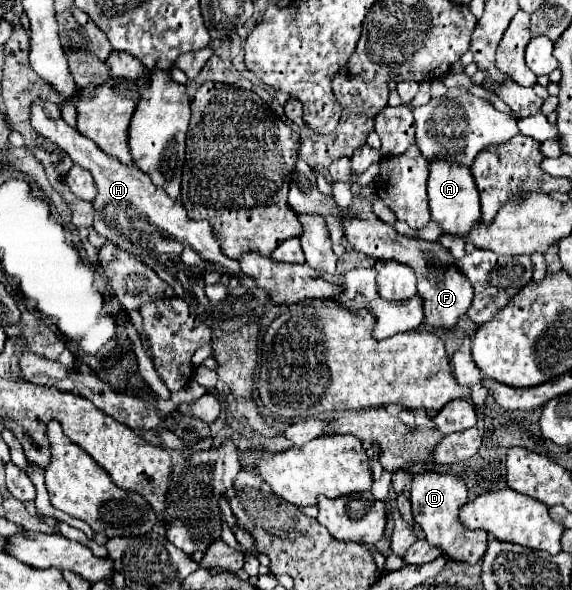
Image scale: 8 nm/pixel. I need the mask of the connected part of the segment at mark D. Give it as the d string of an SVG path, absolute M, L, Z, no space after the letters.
M420 473L414 475L412 491L410 491L410 503L416 525L424 531L424 537L432 547L438 547L444 557L456 563L476 565L488 547L488 533L484 531L470 531L464 529L458 523L458 509L468 501L468 489L466 483L452 475L440 475L440 473Z

